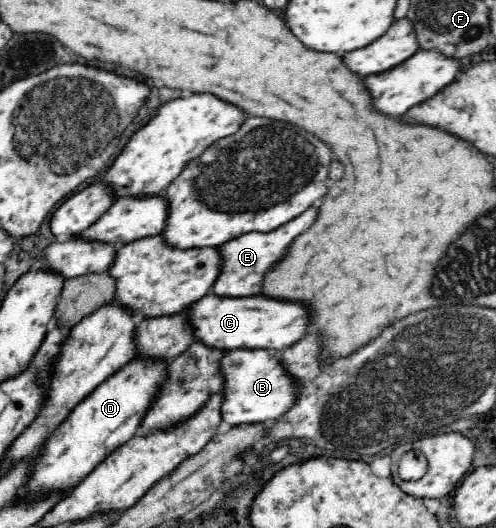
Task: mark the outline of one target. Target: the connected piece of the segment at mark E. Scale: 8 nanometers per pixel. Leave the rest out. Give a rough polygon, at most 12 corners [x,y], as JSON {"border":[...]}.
{"border":[[309,208],[289,224],[221,245],[225,264],[211,293],[255,296],[265,272],[317,220]]}

